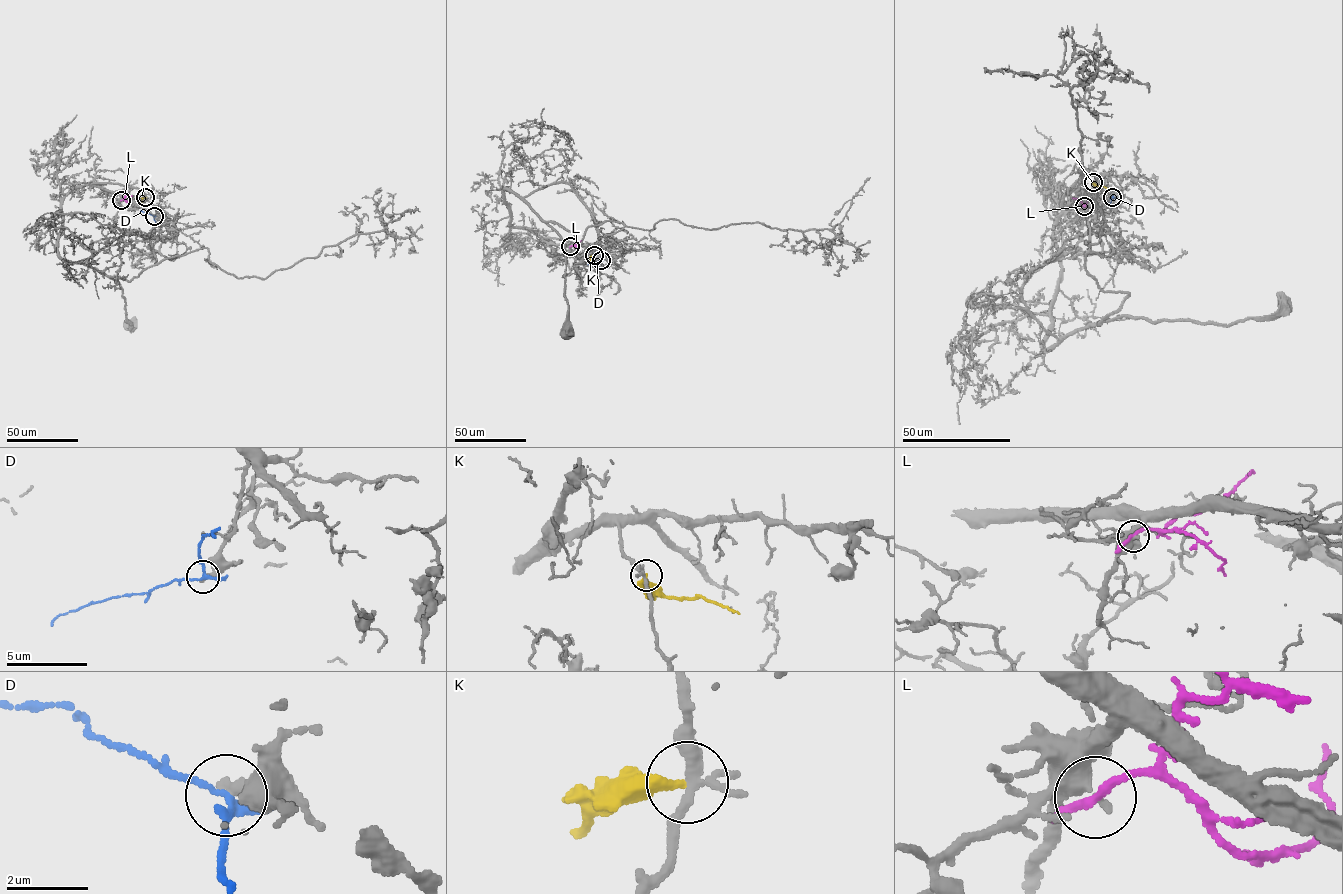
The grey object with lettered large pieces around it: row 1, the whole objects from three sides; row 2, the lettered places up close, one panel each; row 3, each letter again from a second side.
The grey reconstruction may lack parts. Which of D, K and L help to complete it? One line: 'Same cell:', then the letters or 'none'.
Same cell: none

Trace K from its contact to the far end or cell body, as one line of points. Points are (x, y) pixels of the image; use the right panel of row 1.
K: (1093, 182), (1106, 188)

